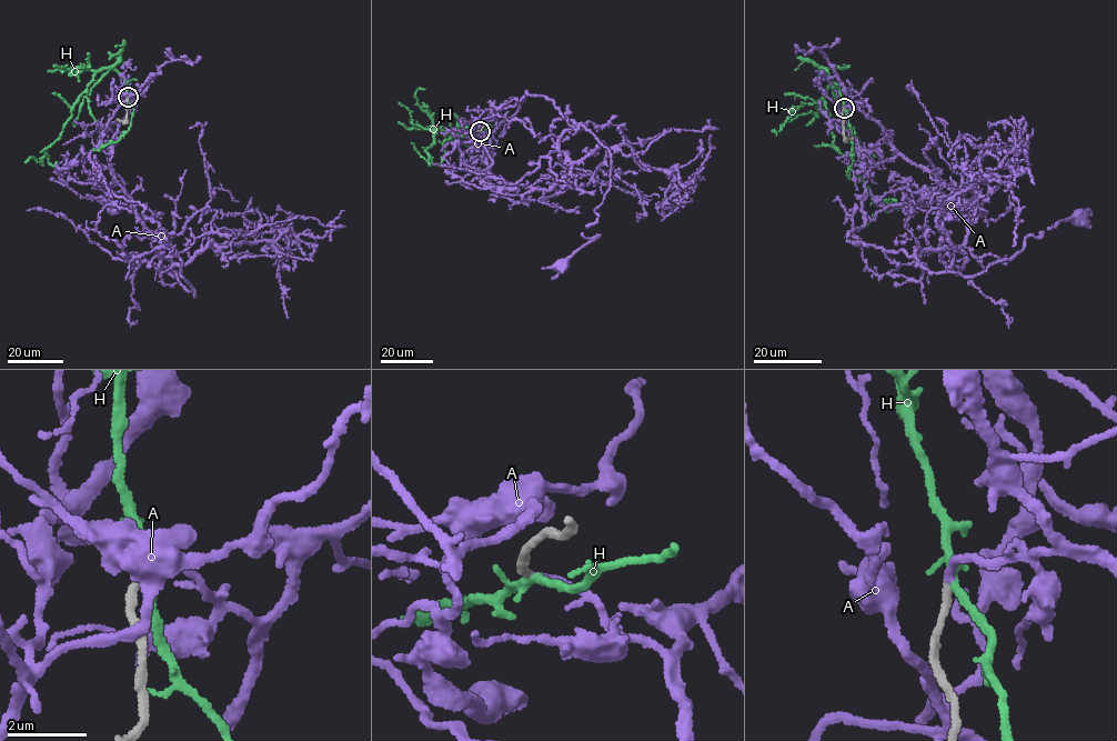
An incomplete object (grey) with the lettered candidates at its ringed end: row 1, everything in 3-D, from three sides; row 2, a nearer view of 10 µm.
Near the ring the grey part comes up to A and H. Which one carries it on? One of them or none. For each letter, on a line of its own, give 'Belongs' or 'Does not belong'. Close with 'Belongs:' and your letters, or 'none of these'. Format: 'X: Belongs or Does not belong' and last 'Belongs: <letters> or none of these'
A: Belongs
H: Does not belong
Belongs: A

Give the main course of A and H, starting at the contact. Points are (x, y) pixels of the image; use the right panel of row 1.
A: (843, 108), (878, 120), (974, 211), (963, 244), (915, 250), (931, 271), (974, 277), (1078, 218)
H: (843, 108), (838, 84), (831, 82), (824, 99), (834, 146), (874, 198), (893, 208), (877, 211), (866, 226)

